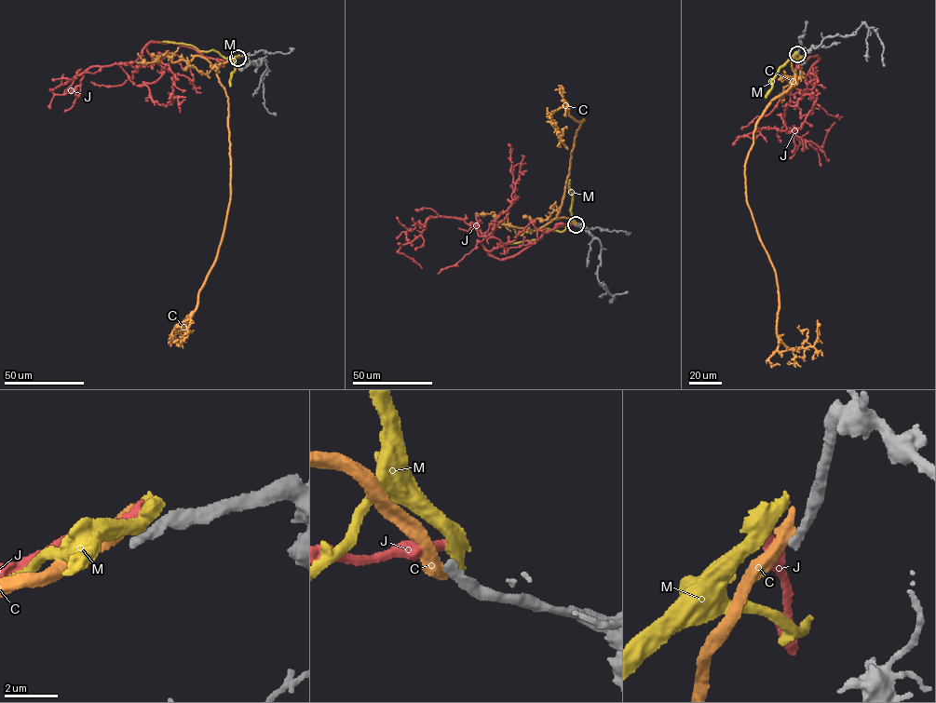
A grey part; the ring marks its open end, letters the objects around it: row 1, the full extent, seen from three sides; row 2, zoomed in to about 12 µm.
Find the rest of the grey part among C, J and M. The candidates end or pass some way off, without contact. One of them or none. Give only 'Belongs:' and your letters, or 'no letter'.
Belongs: no letter

